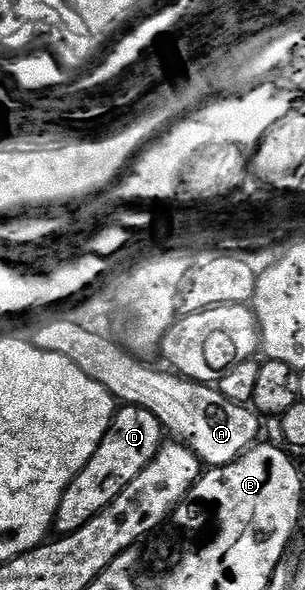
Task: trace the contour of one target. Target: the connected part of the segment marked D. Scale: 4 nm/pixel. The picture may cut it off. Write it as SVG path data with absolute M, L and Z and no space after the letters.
M122 405L115 412L100 447L96 447L96 455L88 459L84 471L80 471L80 475L76 475L74 482L64 491L64 499L54 516L53 532L65 535L80 531L80 527L100 515L100 511L113 503L116 495L120 495L120 491L124 491L124 487L128 487L128 483L132 483L132 479L136 479L136 475L140 475L152 459L156 459L163 444L164 430L160 419L152 415L152 411L135 405Z

